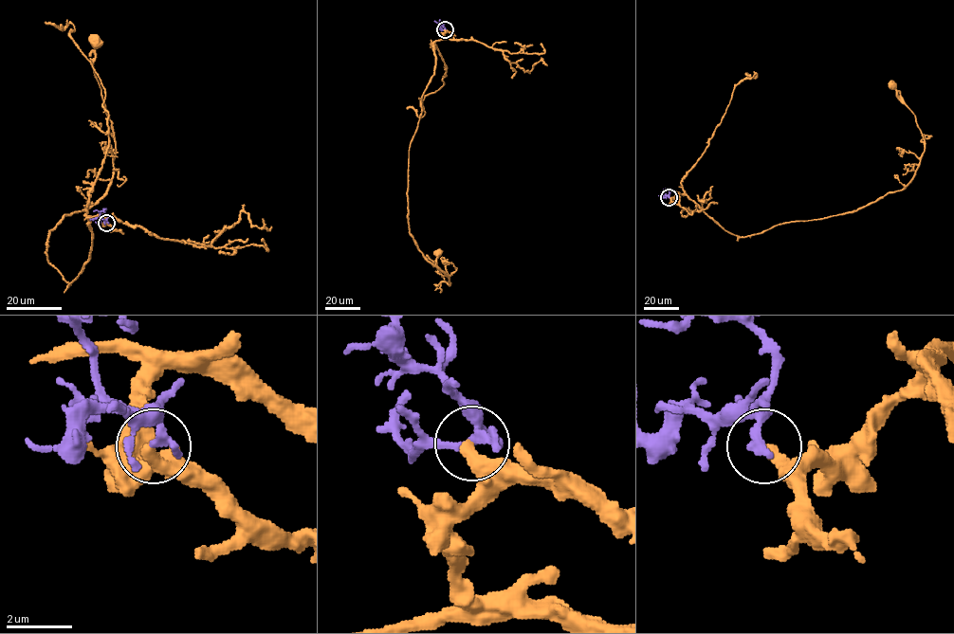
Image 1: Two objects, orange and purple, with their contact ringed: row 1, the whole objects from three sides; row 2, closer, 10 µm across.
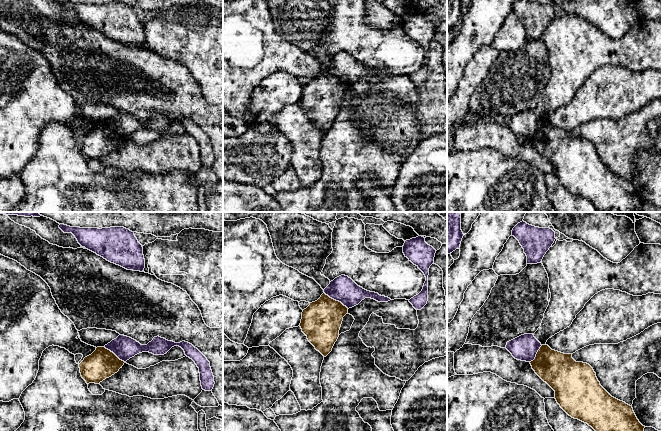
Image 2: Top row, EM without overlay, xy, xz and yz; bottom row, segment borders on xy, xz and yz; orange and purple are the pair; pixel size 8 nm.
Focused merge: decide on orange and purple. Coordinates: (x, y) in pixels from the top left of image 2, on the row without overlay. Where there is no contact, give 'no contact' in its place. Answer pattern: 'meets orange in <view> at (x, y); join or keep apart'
meets orange in xz at (335, 76); keep apart

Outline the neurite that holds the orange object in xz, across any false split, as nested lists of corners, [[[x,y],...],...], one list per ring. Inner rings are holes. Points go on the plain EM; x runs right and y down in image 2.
[[[325,69],[303,86],[300,99],[302,108],[324,133],[332,127],[346,90],[348,84]]]

